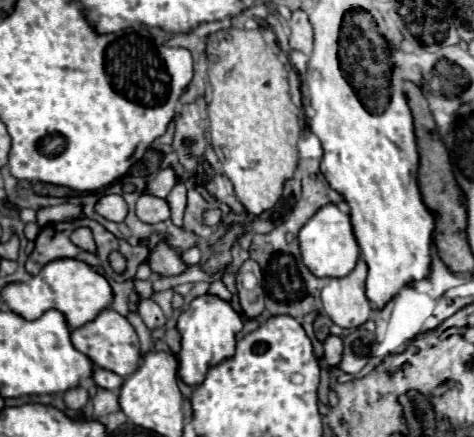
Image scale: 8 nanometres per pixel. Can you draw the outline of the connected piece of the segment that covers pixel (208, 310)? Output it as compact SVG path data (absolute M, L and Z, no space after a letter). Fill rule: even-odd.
M212 294L194 298L188 310L184 310L178 318L178 332L182 336L182 350L177 354L180 360L178 376L190 386L202 384L212 366L234 356L236 334L240 330L242 330L242 316L230 306L230 302Z

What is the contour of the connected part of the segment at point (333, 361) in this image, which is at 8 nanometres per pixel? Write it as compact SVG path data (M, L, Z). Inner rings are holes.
M328 336L324 342L324 360L328 366L338 366L342 358L342 338L340 336Z

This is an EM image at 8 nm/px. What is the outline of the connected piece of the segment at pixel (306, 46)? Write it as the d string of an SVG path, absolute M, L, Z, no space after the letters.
M296 10L292 12L292 18L288 24L290 24L290 48L310 54L312 52L312 24L308 20L308 14L302 10Z

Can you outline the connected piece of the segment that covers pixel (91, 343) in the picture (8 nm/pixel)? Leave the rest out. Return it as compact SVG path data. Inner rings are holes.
M106 308L94 320L86 322L82 328L72 330L70 336L72 336L72 344L82 354L86 354L96 366L100 366L104 370L110 370L110 372L114 372L114 374L118 374L122 378L126 378L126 376L136 372L138 362L140 362L138 336L136 336L132 324L124 316L120 316L118 312Z

